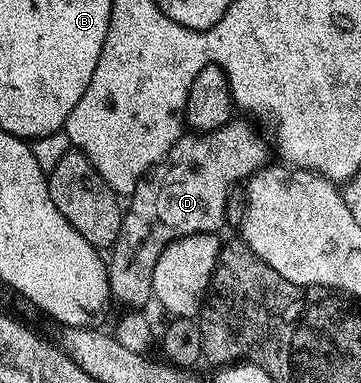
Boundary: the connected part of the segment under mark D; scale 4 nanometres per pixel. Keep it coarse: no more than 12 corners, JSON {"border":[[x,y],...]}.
{"border":[[245,120],[190,131],[138,182],[107,256],[108,295],[153,295],[159,254],[225,228],[270,163]]}

